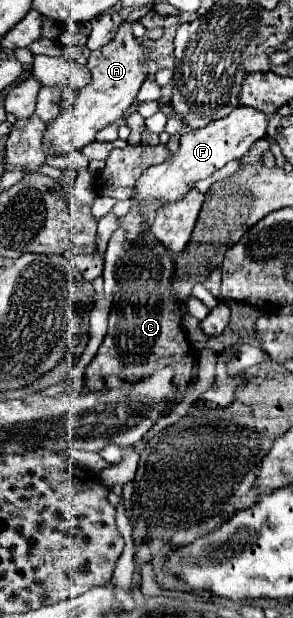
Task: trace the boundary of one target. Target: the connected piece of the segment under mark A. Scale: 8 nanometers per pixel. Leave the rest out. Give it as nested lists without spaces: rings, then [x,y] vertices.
[[[122,23],[118,35],[108,45],[90,53],[86,67],[92,71],[92,81],[78,91],[70,109],[52,119],[44,131],[44,141],[50,143],[56,153],[74,153],[96,141],[96,133],[100,129],[122,119],[146,79],[146,53],[148,49],[142,49],[132,35],[132,23]]]

